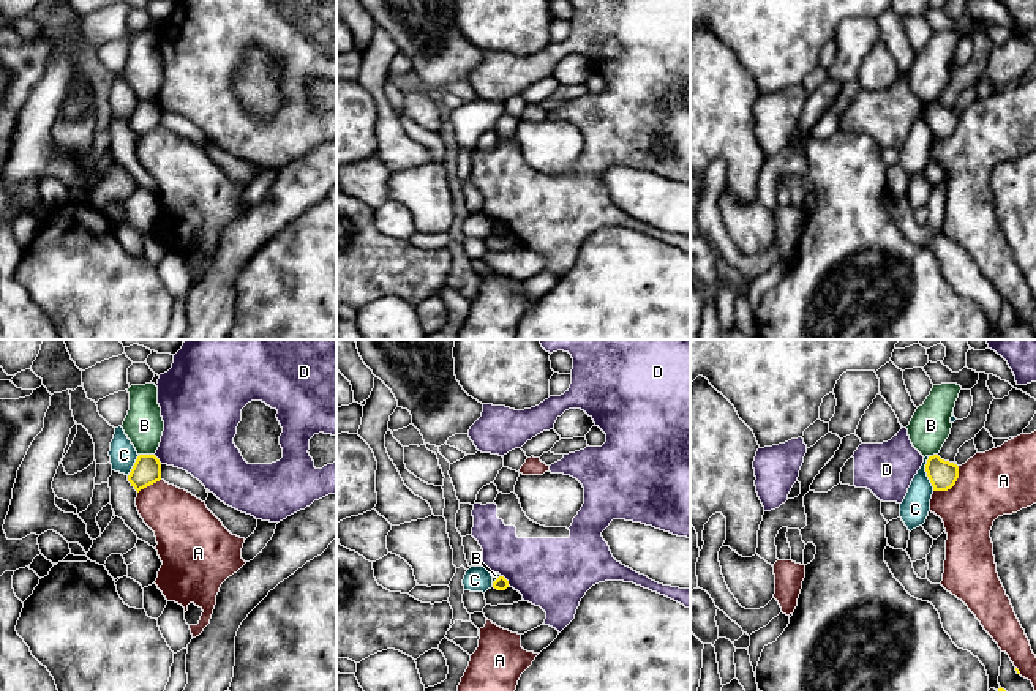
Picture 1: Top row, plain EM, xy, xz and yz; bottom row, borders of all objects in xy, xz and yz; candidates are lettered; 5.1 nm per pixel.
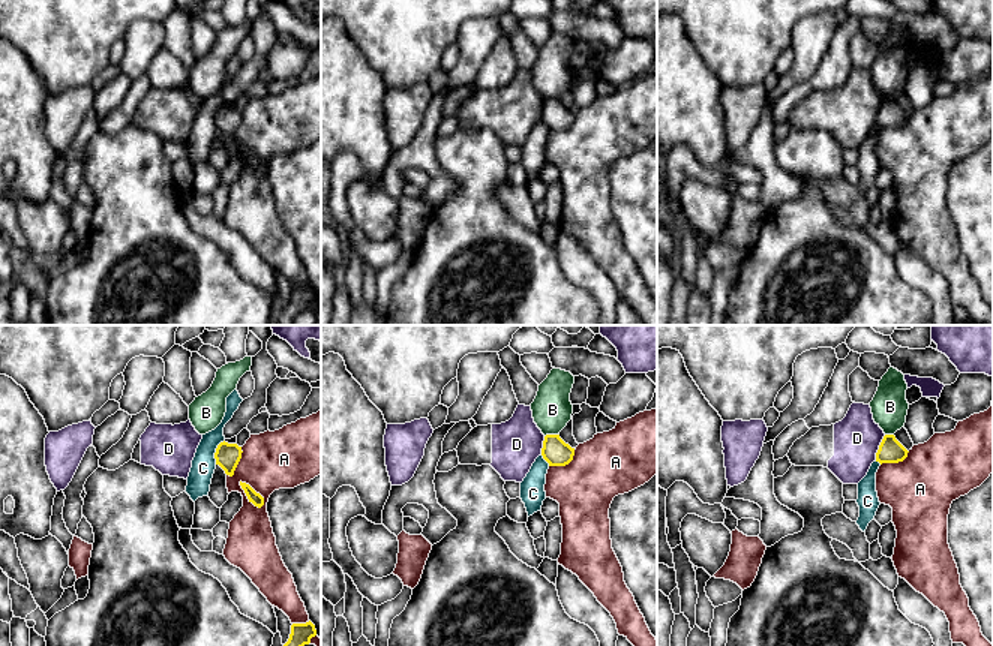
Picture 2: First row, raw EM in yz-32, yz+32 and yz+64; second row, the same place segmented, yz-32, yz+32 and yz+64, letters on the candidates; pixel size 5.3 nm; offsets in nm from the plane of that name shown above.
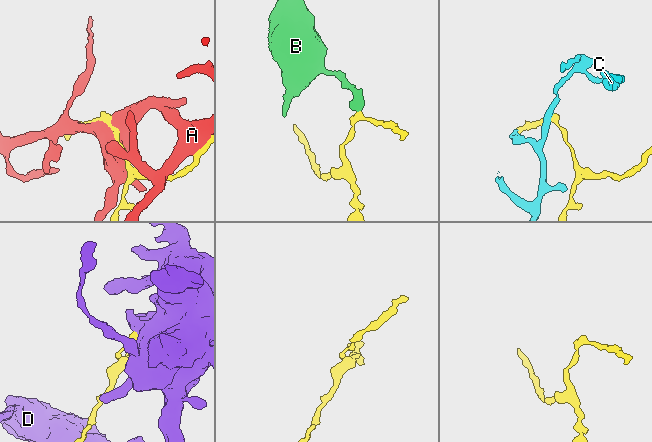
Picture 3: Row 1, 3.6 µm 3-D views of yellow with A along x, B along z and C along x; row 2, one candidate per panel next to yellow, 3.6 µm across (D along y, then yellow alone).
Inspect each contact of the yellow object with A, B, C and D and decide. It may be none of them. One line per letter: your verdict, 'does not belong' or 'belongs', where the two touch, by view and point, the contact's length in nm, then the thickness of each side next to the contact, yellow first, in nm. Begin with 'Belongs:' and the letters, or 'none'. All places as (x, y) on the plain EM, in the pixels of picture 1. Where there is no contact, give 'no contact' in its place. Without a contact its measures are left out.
Belongs: none
A: does not belong | yz (953, 131) | 190 nm | 140/340 nm
B: does not belong | xy (147, 101) | 80 nm | 140/200 nm
C: does not belong | yz (927, 120) | 180 nm | 140/150 nm
D: does not belong | xz (507, 228) | 80 nm | 70/360 nm

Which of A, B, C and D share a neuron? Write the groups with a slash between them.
A / B / C / D

